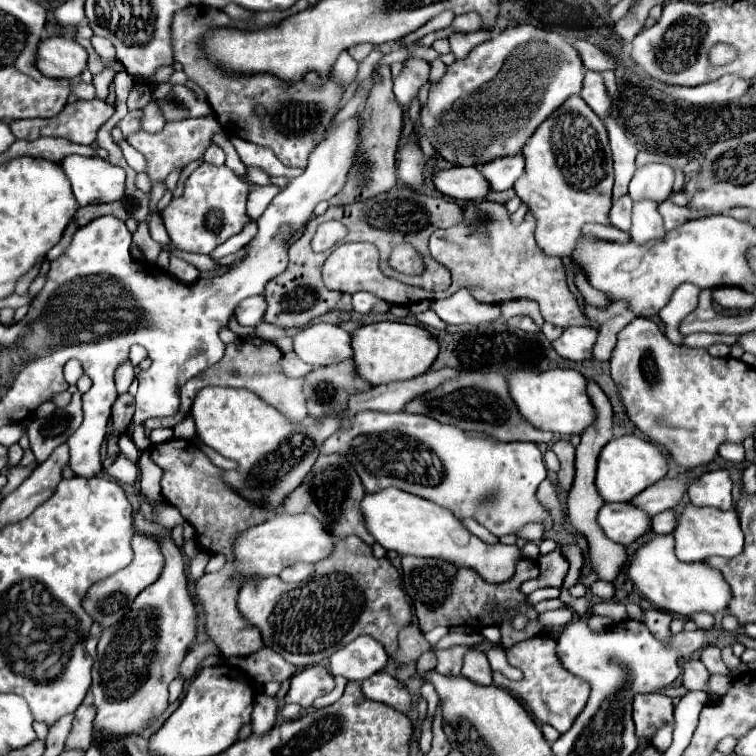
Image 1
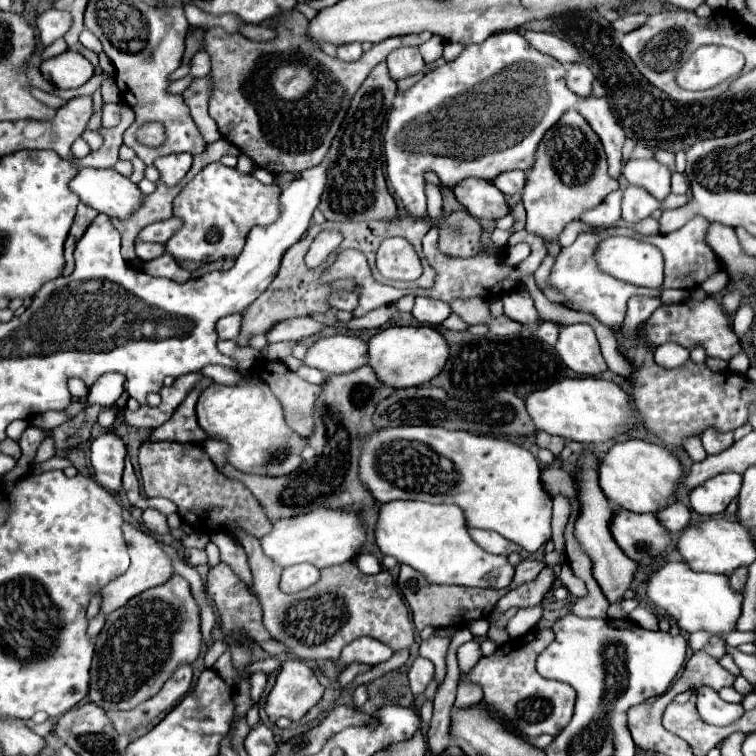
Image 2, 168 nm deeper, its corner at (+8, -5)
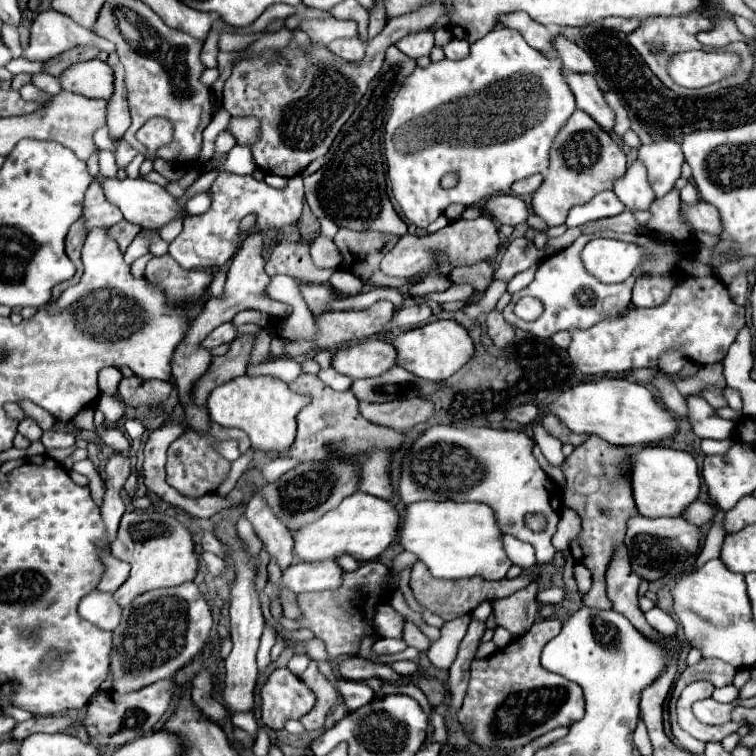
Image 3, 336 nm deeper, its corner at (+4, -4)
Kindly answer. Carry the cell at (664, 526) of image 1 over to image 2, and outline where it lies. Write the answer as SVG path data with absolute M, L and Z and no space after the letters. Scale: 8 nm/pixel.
M674 502L662 512L656 512L656 518L670 530L670 532L680 532L688 526L690 522L690 510L682 502Z

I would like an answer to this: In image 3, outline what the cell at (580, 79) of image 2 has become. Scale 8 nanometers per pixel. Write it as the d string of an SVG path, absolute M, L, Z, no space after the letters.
M556 35L556 53L560 53L560 59L566 71L572 71L572 73L594 73L596 71L590 55L562 35Z

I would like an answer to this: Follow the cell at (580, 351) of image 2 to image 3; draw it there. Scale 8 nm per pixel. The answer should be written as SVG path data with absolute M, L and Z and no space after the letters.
M690 277L680 281L670 299L660 307L630 307L616 319L600 321L588 329L572 329L568 355L584 375L606 375L638 367L656 367L660 353L666 349L680 349L690 361L706 365L726 357L728 347L744 323L744 307L730 299L726 285L718 277Z

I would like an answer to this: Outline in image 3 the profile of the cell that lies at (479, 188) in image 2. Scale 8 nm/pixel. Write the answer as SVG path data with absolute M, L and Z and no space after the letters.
M492 195L482 207L492 219L506 225L520 225L526 221L526 203L516 195Z

